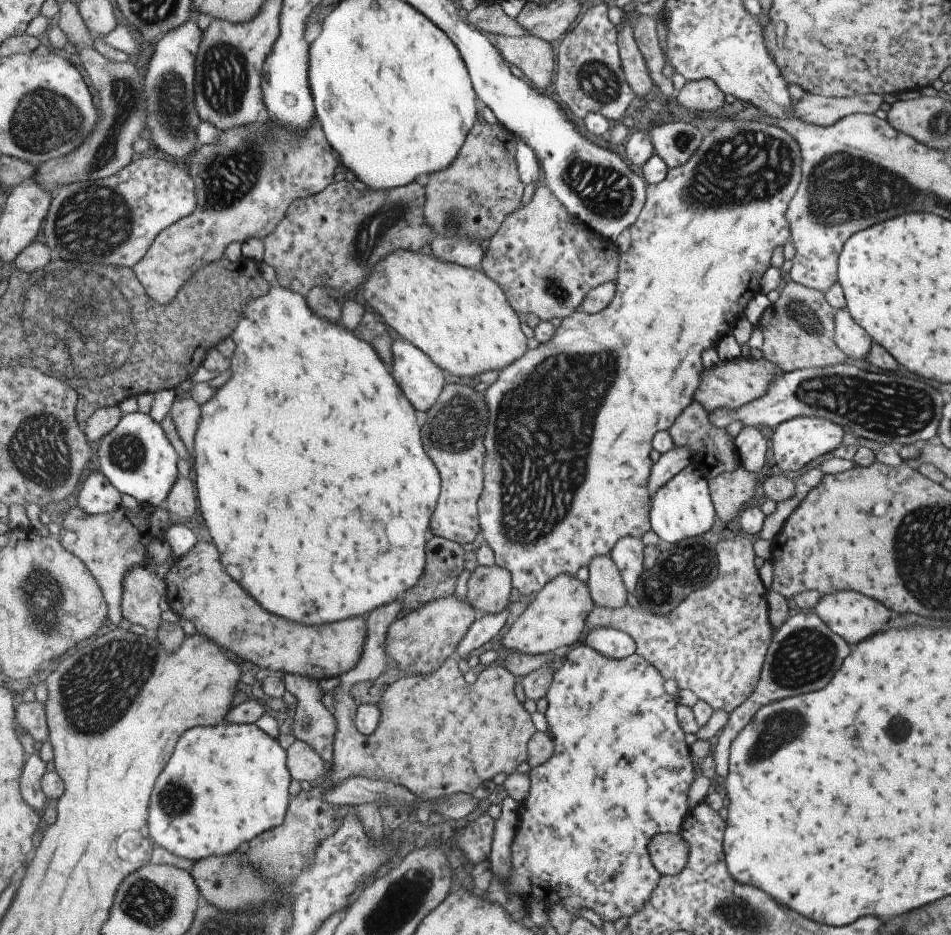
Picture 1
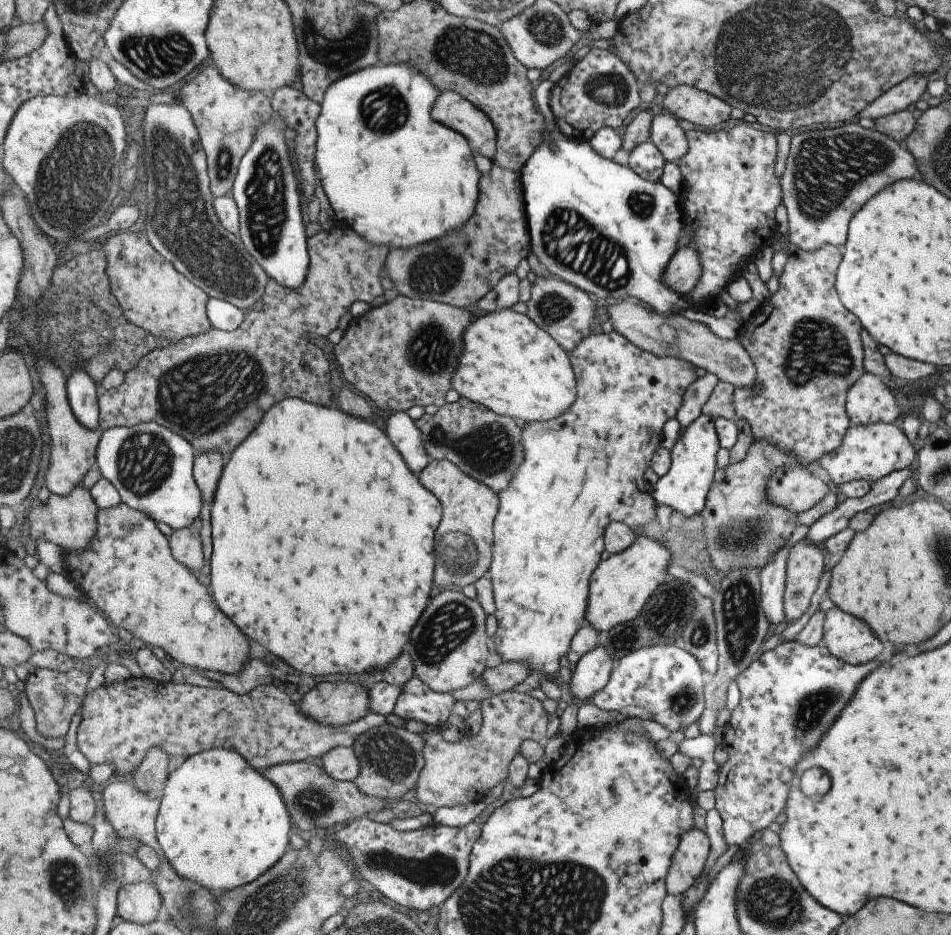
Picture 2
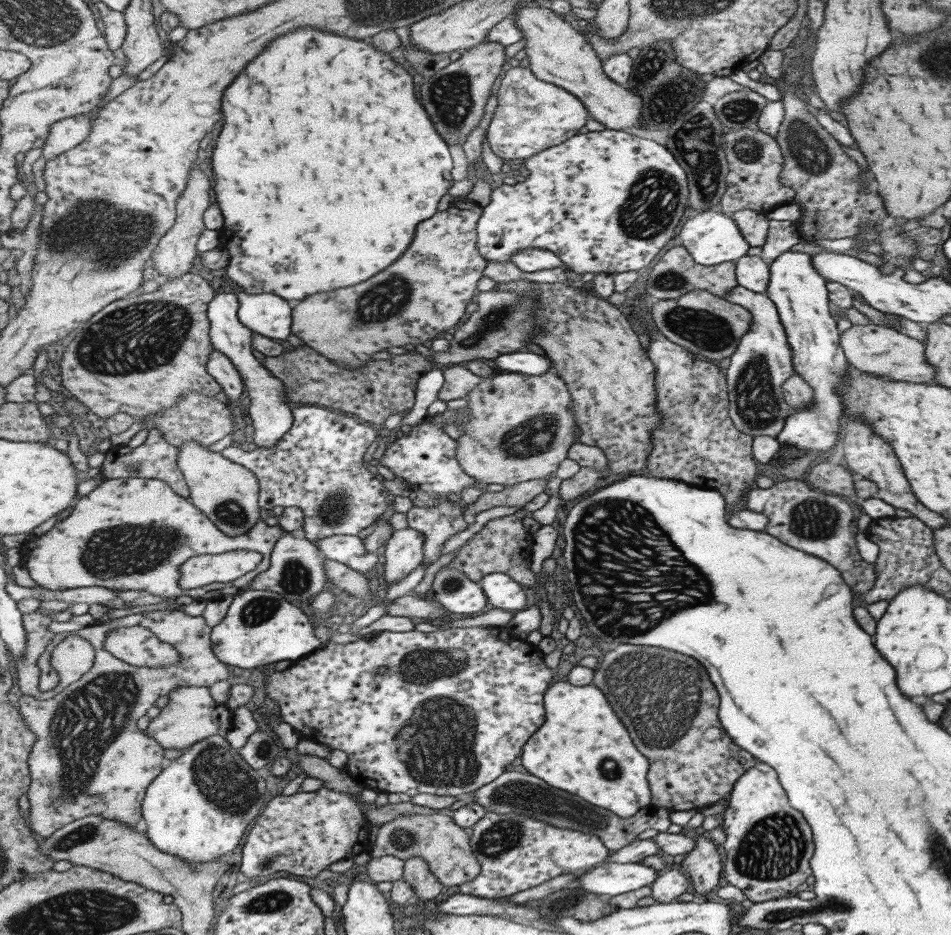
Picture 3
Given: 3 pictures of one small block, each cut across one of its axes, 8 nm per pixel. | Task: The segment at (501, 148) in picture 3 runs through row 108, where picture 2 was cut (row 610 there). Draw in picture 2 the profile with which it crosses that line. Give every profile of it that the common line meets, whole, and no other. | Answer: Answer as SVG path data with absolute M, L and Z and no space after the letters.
M607 332L607 334L593 334L585 340L581 340L579 346L575 346L569 352L569 360L573 364L573 372L577 376L577 404L573 406L573 410L569 410L569 414L565 414L565 418L553 418L553 422L543 422L543 424L527 424L523 426L525 430L525 450L527 452L527 460L525 466L521 466L521 470L517 472L517 478L511 482L509 490L505 490L501 494L501 514L497 516L497 524L495 524L495 558L493 558L493 568L489 572L489 576L493 578L493 590L495 590L495 606L497 606L497 634L495 638L491 638L493 644L493 652L499 654L503 658L503 662L507 664L531 664L533 672L539 672L541 678L551 676L557 672L559 668L559 660L569 652L571 640L573 636L581 630L583 624L583 614L585 612L585 602L589 602L587 598L587 582L589 576L593 576L593 572L597 570L597 562L601 560L601 552L603 552L603 528L613 522L619 520L623 524L627 524L629 528L633 528L635 534L645 534L647 524L651 520L655 520L655 500L651 496L651 484L645 482L643 478L643 470L645 466L649 466L653 452L657 450L657 446L663 440L661 428L663 424L675 416L677 408L681 406L681 396L685 392L685 388L689 384L693 384L697 380L695 376L695 366L681 362L679 358L657 358L655 354L649 354L637 346L633 346L633 342L629 342L625 336L617 334L617 332Z

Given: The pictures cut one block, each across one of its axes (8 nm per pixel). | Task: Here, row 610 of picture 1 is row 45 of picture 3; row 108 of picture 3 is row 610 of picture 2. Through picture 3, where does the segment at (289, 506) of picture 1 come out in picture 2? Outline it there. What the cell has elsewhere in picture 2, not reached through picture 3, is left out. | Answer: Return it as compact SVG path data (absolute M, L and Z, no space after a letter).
M305 400L281 402L279 406L269 410L265 420L261 422L261 430L257 428L257 432L251 434L249 440L245 440L231 454L231 458L227 458L225 476L219 486L219 494L213 500L211 512L213 512L213 542L215 542L213 576L211 576L213 594L221 610L225 610L225 614L229 614L229 618L233 618L233 622L237 622L237 626L241 626L241 630L245 630L245 634L251 640L265 644L269 652L287 660L297 670L313 676L317 674L357 676L367 670L385 672L393 660L397 662L397 658L401 656L401 652L409 642L411 630L415 628L417 620L431 602L431 590L437 566L437 560L433 556L433 546L435 546L437 528L443 518L443 508L439 498L433 492L429 492L419 482L419 478L409 470L399 450L387 438L387 432L383 432L377 424L373 424L373 420L361 420L343 410L339 412L337 408L325 408Z

